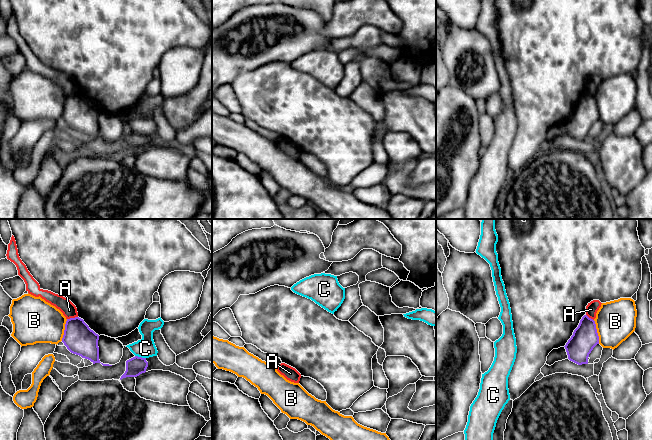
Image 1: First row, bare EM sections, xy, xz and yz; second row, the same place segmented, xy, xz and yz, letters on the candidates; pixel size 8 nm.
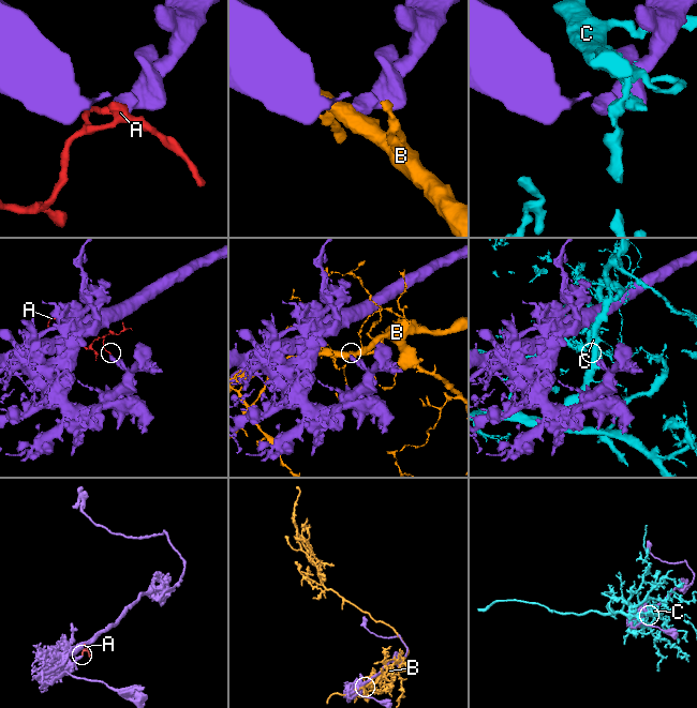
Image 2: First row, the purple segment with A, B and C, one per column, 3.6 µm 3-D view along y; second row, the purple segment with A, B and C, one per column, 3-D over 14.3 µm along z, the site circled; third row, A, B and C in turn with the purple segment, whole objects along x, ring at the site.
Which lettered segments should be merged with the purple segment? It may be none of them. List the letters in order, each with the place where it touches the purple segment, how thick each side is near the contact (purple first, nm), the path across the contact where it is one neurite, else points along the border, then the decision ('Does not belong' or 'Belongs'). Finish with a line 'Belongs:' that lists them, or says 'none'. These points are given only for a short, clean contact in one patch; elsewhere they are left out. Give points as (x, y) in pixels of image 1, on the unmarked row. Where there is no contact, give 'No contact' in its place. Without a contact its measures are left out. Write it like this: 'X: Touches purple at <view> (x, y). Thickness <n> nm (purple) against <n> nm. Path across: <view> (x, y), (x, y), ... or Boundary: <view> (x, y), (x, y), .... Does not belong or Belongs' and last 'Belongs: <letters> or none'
A: Touches purple at xy (72, 94). Thickness 240 nm (purple) against 120 nm. Boundary: xy (77, 92), (67, 95). Does not belong
B: Touches purple at yz (596, 108). Thickness 200 nm (purple) against 320 nm. Does not belong
C: Touches purple at xy (140, 133). Thickness 150 nm (purple) against 160 nm. Does not belong
Belongs: none

